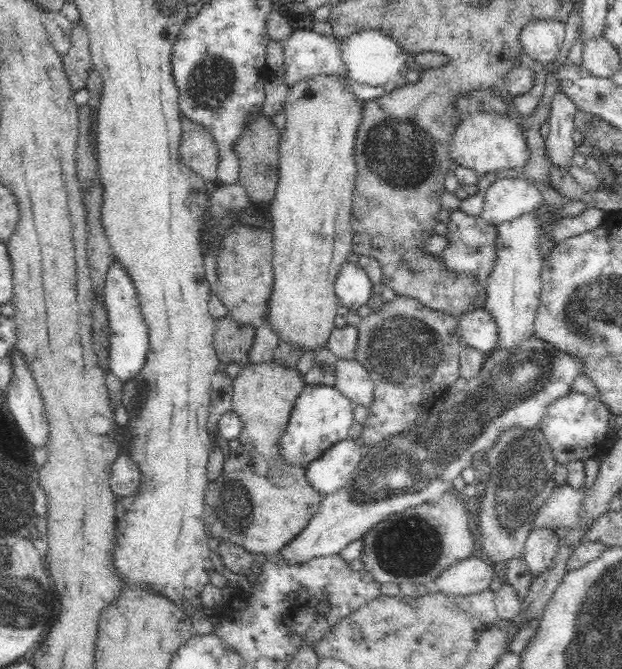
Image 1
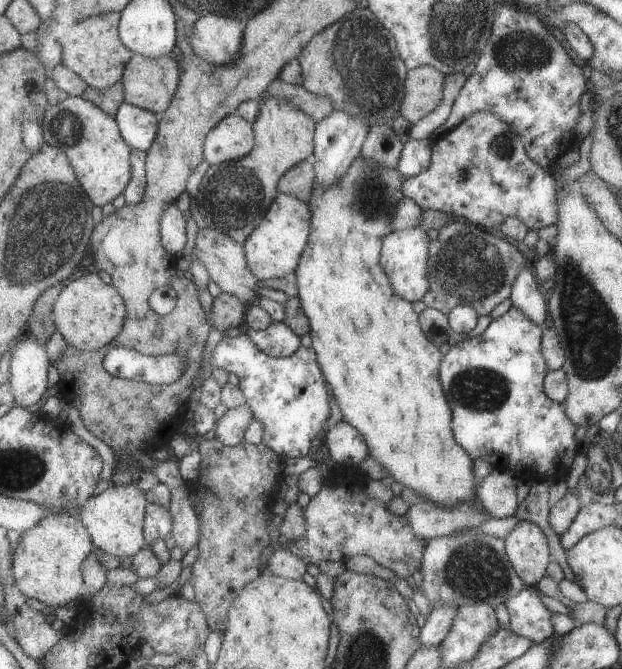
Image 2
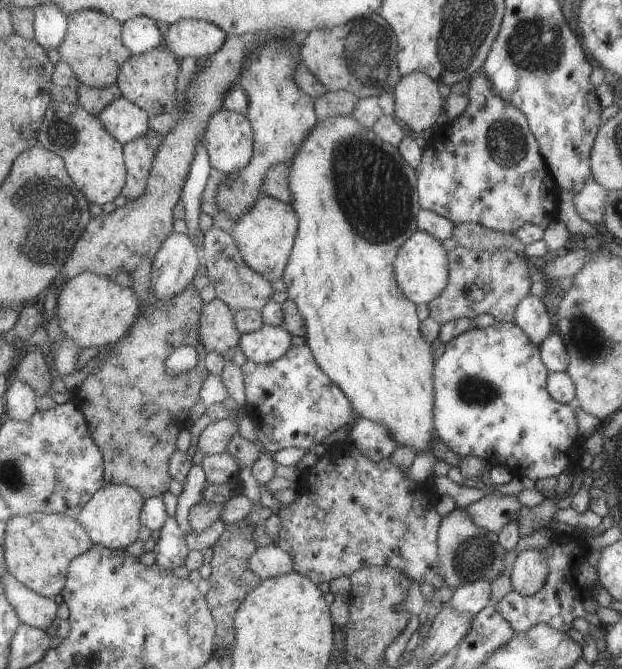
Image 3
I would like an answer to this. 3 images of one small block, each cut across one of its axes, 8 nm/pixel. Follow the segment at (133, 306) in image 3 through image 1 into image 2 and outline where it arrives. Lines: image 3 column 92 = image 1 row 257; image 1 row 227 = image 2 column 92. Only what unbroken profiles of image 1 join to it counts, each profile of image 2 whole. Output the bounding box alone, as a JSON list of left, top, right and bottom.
[53,273,127,351]

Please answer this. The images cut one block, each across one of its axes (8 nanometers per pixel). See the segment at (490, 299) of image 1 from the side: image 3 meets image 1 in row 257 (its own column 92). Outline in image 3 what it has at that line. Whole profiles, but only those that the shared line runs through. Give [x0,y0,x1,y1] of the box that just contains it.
[77,484,144,550]

